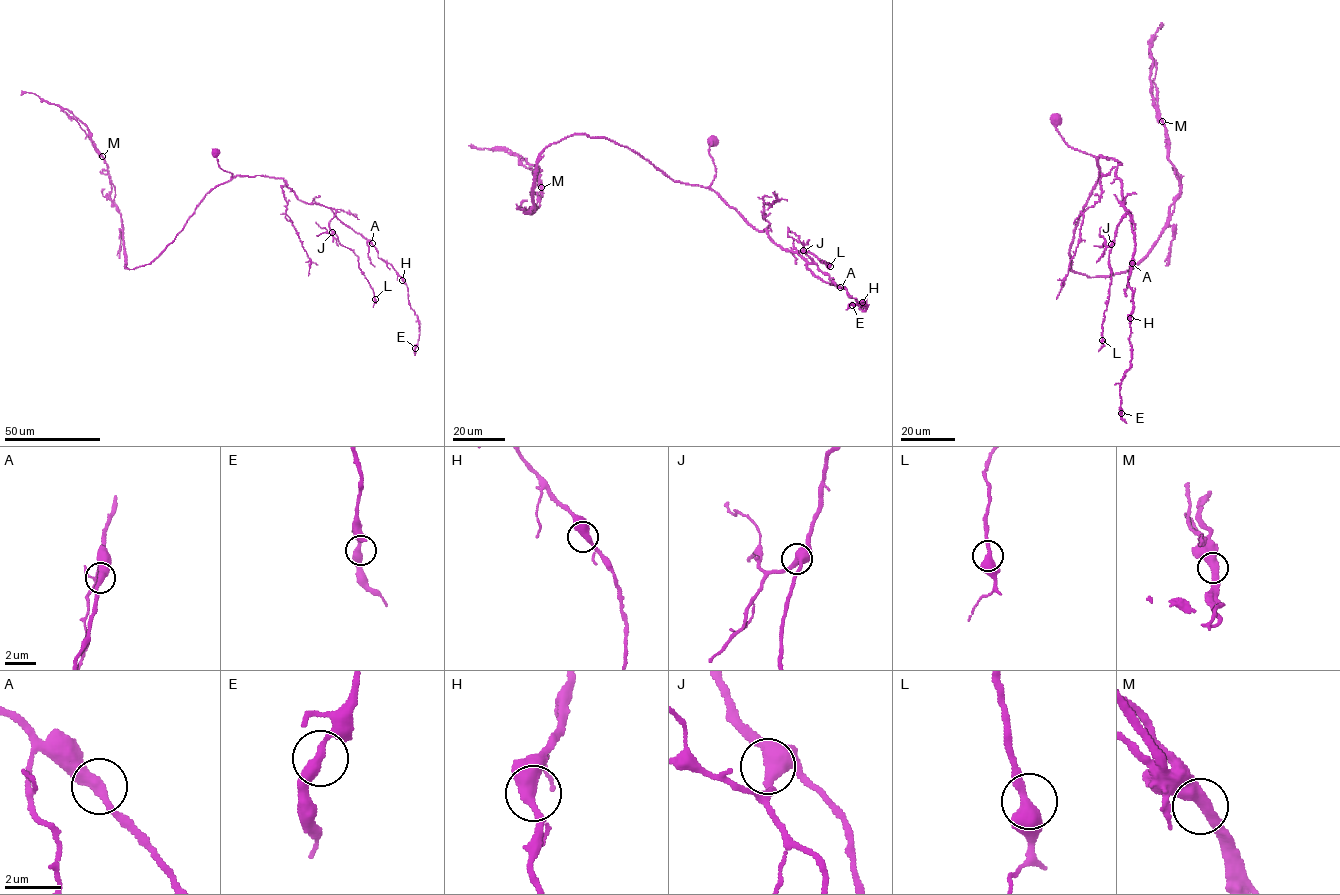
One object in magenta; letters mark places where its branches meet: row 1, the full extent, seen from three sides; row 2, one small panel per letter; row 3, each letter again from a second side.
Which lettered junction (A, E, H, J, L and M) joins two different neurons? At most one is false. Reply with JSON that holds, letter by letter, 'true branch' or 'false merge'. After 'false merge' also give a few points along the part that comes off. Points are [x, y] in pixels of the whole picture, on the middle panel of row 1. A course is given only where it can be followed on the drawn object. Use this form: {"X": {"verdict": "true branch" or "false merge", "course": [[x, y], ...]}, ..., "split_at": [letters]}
{"A": {"verdict": "true branch"}, "E": {"verdict": "true branch"}, "H": {"verdict": "true branch"}, "J": {"verdict": "true branch"}, "L": {"verdict": "true branch"}, "M": {"verdict": "false merge", "course": [[541, 187], [539, 207], [530, 214], [535, 211], [532, 194], [537, 163], [544, 155]]}, "split_at": ["M"]}

